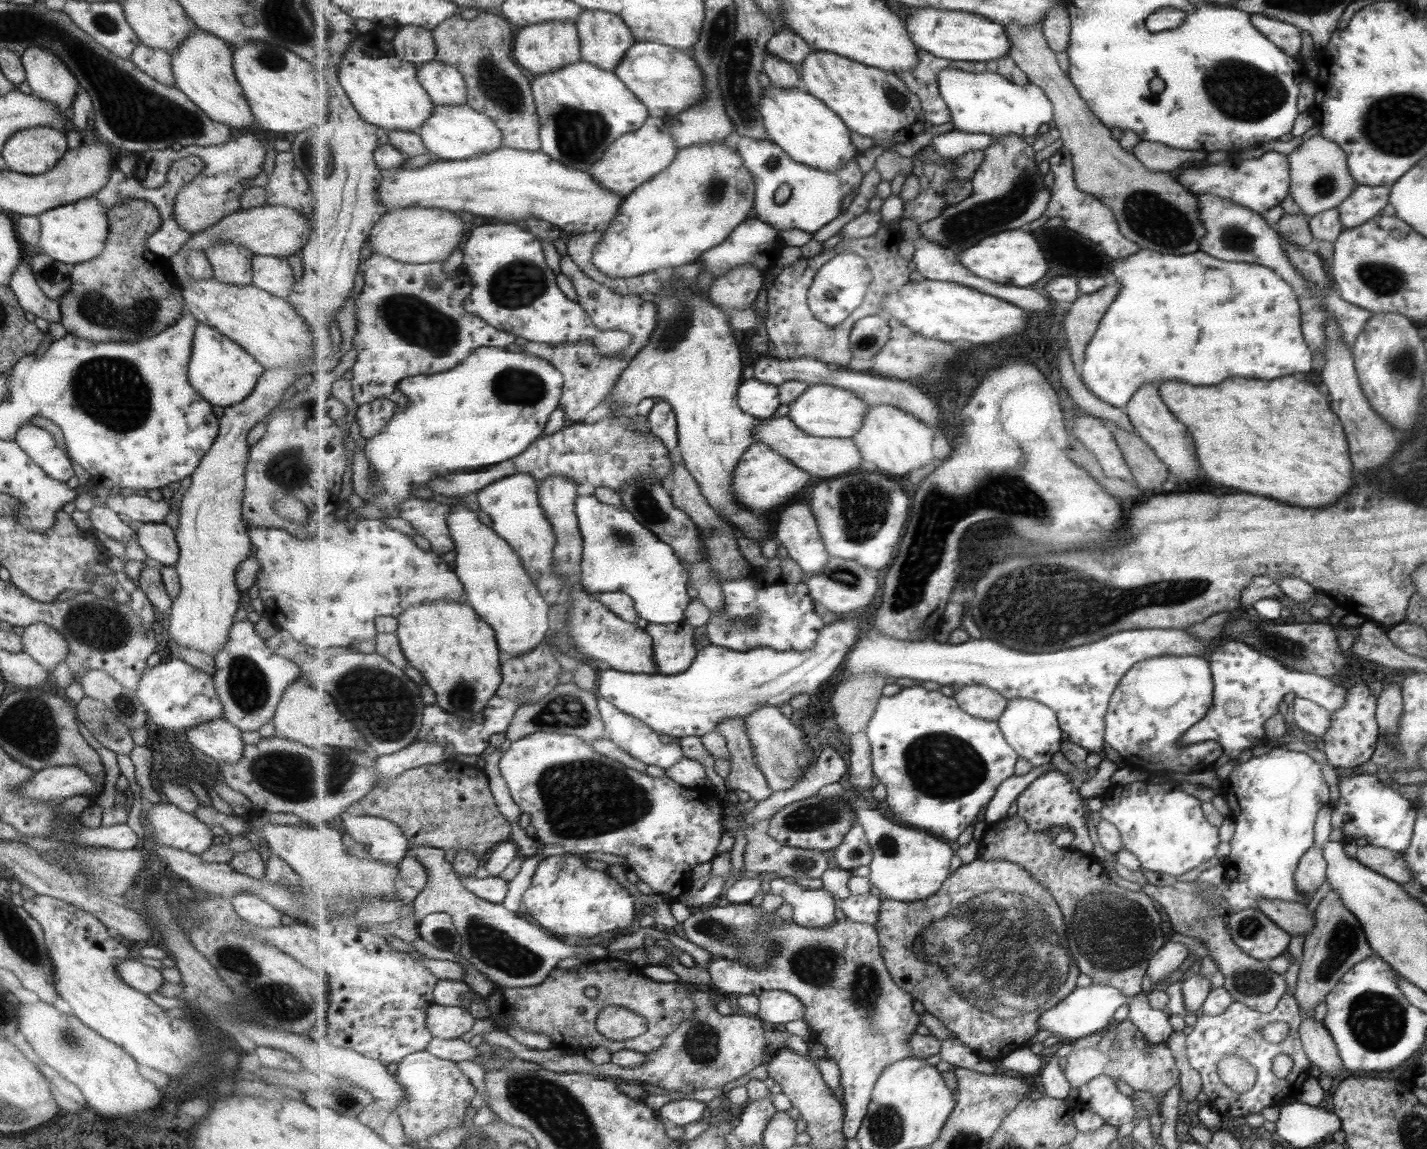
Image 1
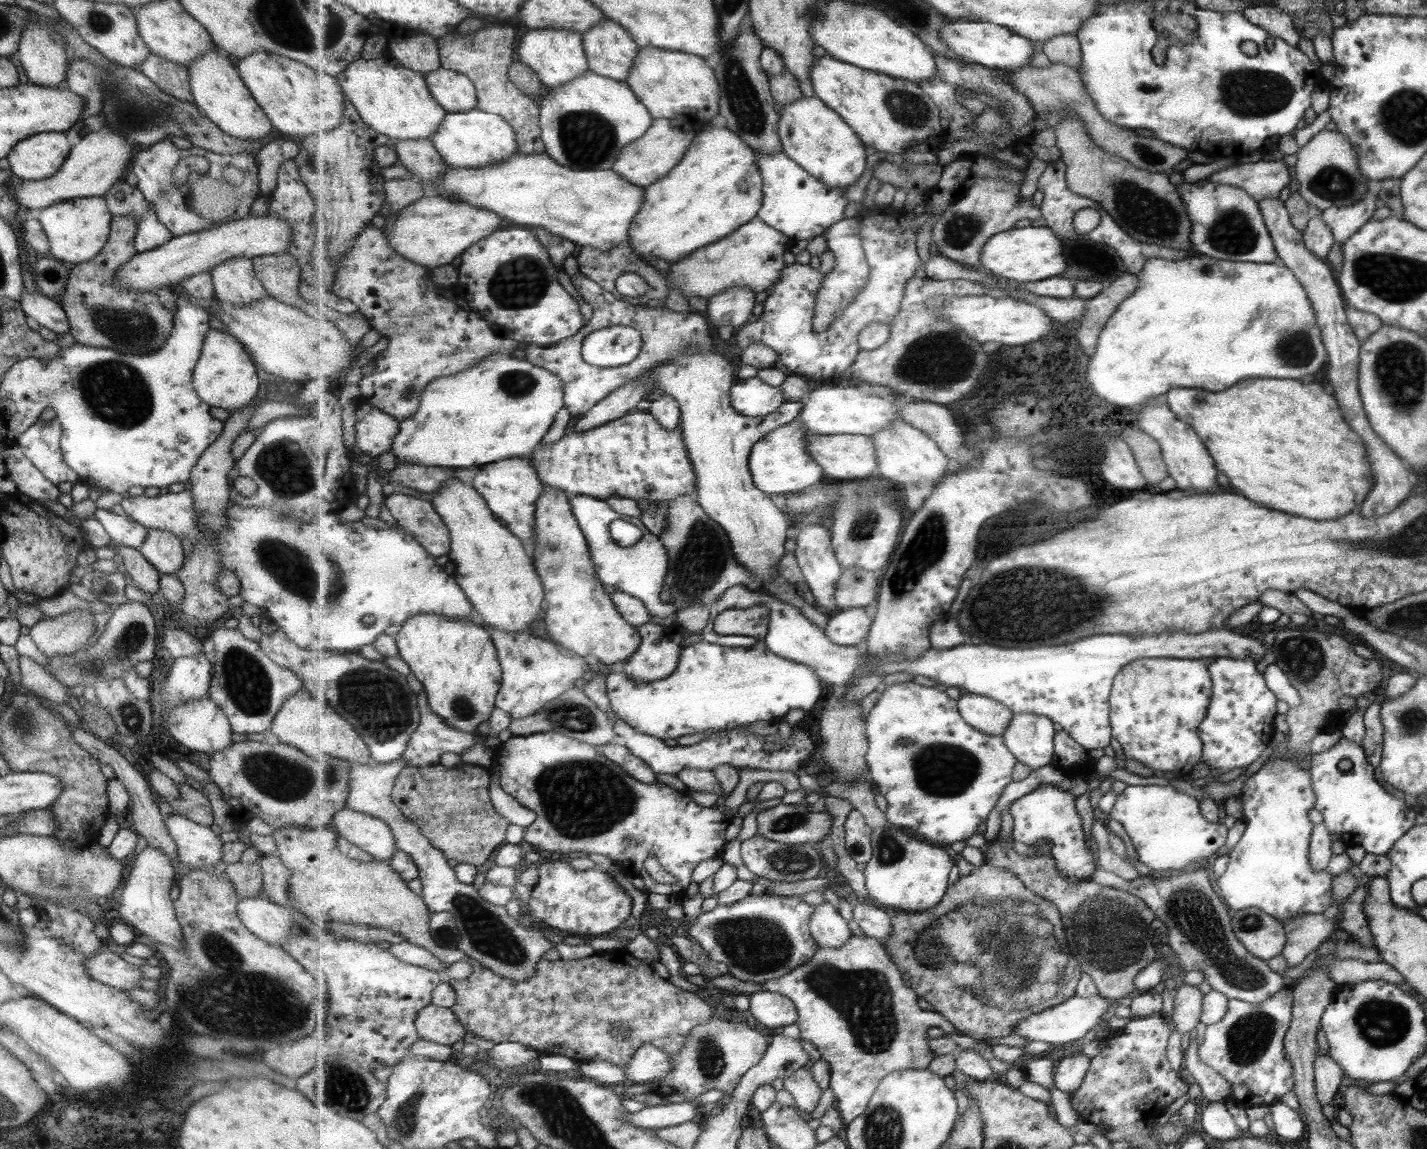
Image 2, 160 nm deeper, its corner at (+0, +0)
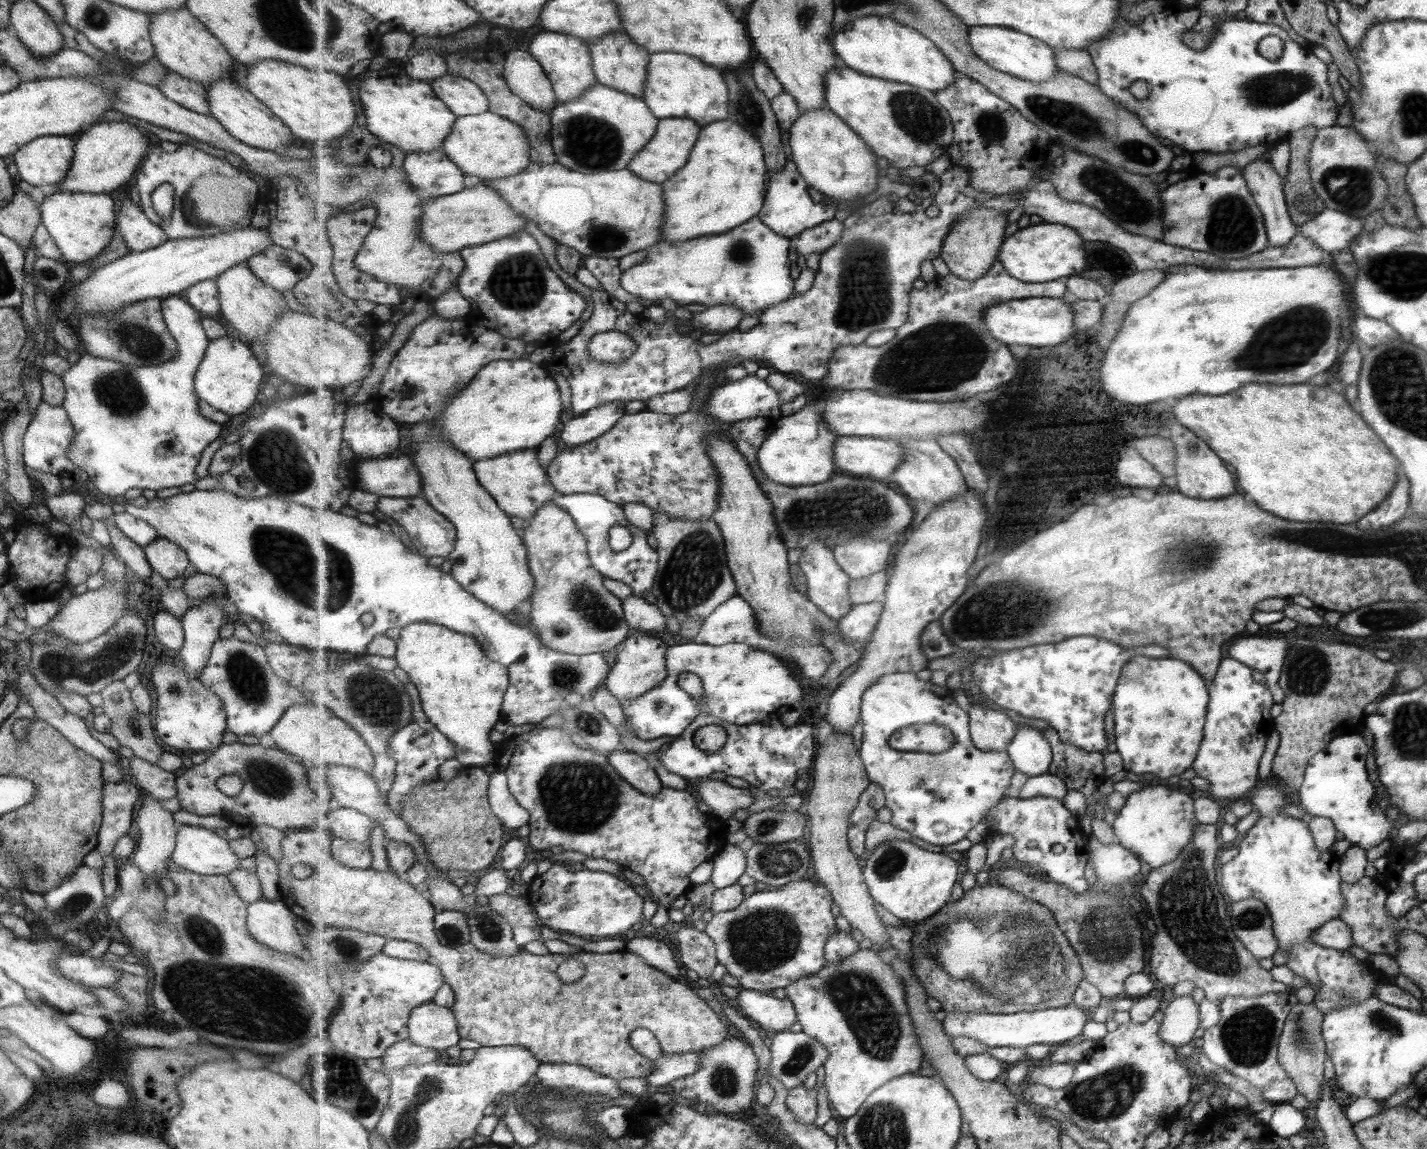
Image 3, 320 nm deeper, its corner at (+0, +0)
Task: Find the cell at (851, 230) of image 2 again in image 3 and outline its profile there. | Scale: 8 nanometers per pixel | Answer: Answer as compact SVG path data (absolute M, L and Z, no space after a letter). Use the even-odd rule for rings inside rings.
M833 219L830 222L817 226L792 240L793 249L798 257L807 261L813 254L823 255L835 246L846 234L844 222Z

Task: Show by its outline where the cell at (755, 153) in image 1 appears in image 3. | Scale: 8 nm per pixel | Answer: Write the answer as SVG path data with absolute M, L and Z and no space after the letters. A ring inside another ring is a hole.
M792 159L787 163L785 170L781 170L779 174L771 177L766 204L762 208L762 212L758 214L758 217L776 234L791 240L807 230L832 221L835 218L835 214L837 214L836 204L831 202L815 202L807 188L809 188L809 182L800 173L797 163Z

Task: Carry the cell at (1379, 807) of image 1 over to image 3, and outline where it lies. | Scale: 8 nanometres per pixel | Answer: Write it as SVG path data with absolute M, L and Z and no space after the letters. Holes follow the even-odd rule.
M1351 734L1333 738L1326 746L1326 749L1319 751L1310 758L1302 781L1302 787L1297 789L1296 793L1297 798L1299 798L1300 808L1309 816L1328 818L1334 824L1335 830L1343 834L1343 839L1346 842L1368 851L1383 840L1390 838L1390 829L1393 826L1394 816L1390 814L1388 818L1385 818L1383 812L1371 804L1373 786L1369 784L1367 774L1365 774L1366 754L1367 746L1361 735Z

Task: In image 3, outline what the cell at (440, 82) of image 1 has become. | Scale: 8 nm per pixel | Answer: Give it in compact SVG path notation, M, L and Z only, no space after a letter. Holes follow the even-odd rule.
M451 75L431 82L434 91L458 116L471 116L490 111L490 100L478 83L467 77Z

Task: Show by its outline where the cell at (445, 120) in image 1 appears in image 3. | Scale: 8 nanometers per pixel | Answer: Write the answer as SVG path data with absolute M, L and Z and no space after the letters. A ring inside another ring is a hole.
M494 112L458 117L442 148L471 180L495 180L521 174L531 166L532 142L526 130Z

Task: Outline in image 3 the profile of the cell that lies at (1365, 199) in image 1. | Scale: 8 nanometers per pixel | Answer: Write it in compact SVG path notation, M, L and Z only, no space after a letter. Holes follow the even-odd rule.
M1326 208L1313 220L1299 226L1297 234L1307 236L1321 251L1333 254L1350 246L1363 223L1354 215Z

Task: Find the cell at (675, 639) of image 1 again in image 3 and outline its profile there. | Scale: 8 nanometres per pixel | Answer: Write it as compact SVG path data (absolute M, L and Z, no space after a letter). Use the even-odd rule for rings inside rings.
M646 630L636 631L619 648L616 663L612 666L606 680L610 693L619 701L643 696L643 694L647 694L650 690L663 684L667 678L667 660L665 660L667 644L664 644L663 640L651 636L651 633Z

